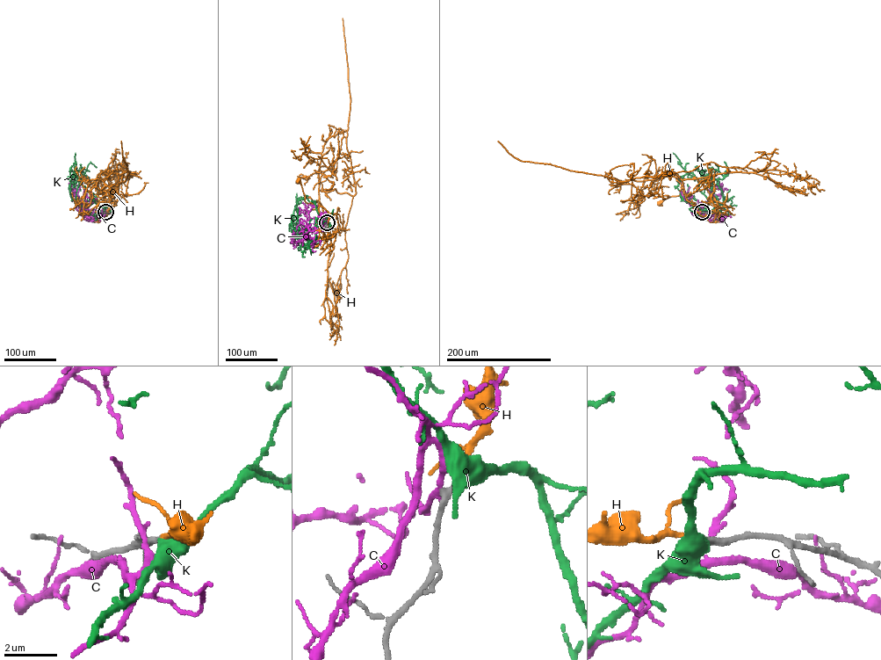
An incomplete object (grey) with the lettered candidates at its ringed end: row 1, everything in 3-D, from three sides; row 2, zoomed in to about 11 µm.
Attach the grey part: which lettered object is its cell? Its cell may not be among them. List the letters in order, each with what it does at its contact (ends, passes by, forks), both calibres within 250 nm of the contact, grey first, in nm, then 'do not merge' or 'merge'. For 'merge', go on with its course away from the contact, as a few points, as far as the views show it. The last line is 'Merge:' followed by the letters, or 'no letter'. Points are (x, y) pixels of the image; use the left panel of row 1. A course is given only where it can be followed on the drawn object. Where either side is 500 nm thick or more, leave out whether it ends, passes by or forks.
C: it passes by | 300/200 nm | do not merge
H: it ends | 260/190 nm | merge | via (105, 212), (108, 206), (97, 195), (97, 178), (77, 203)
K: 280/650 nm | do not merge
Merge: H

